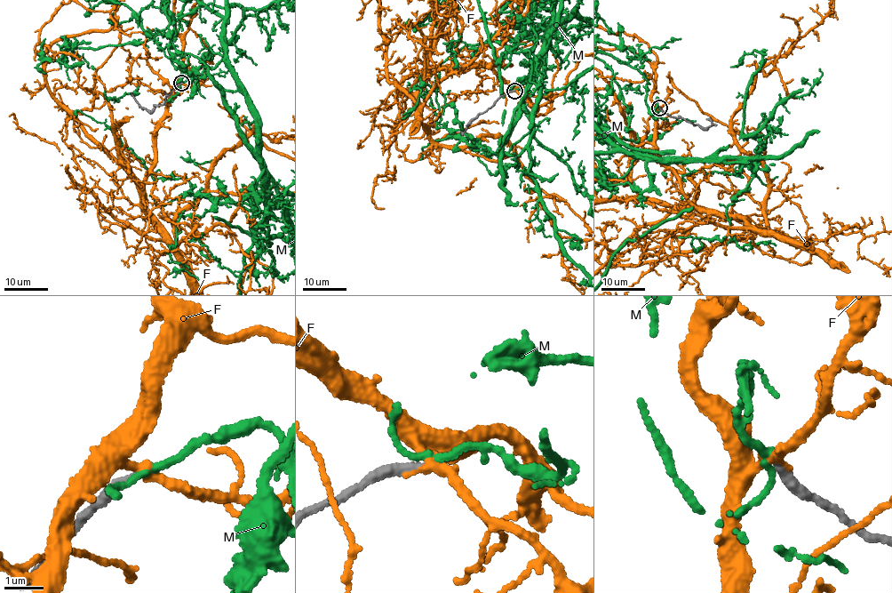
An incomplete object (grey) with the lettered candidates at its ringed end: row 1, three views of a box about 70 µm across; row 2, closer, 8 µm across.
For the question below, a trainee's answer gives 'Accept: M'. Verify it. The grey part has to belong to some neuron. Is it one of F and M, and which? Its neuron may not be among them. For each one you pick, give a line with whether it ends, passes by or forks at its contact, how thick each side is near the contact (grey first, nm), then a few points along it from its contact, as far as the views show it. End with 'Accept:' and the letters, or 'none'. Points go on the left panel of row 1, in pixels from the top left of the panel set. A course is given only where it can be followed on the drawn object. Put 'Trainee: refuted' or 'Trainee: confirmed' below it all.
M: it passes by; calibres 240 and 140 nm
Accept: M
Trainee: confirmed

